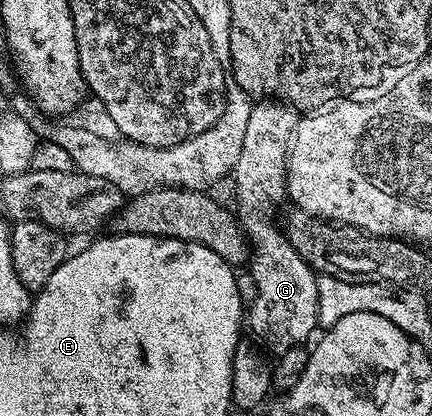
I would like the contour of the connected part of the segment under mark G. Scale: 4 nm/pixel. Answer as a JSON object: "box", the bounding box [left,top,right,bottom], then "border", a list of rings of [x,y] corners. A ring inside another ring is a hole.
{"box":[231,99,319,355],"border":[[[276,99],[258,100],[251,119],[247,119],[243,151],[231,174],[231,182],[237,188],[235,212],[251,246],[253,285],[258,293],[253,306],[247,309],[247,329],[266,350],[274,349],[277,355],[304,346],[305,340],[319,329],[318,274],[298,255],[295,247],[291,247],[279,224],[279,213],[277,217],[277,208],[287,201],[285,172],[298,120],[298,110],[293,106]]]}

